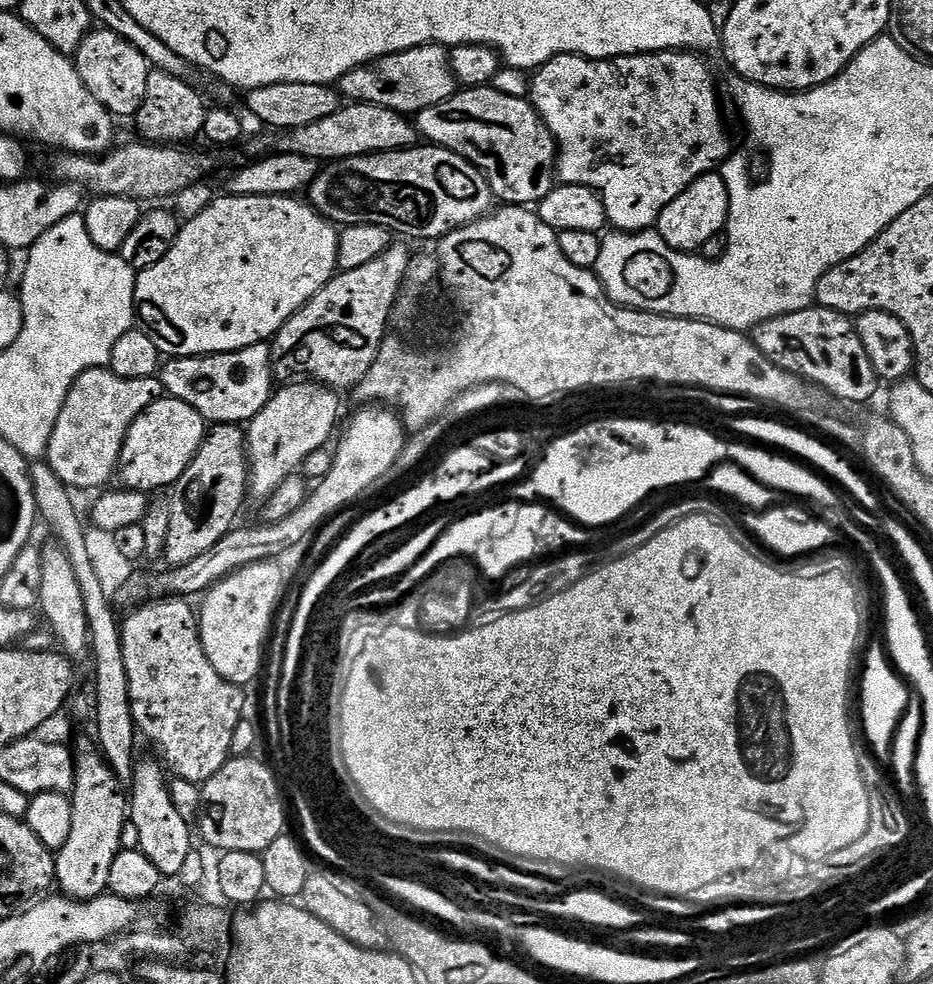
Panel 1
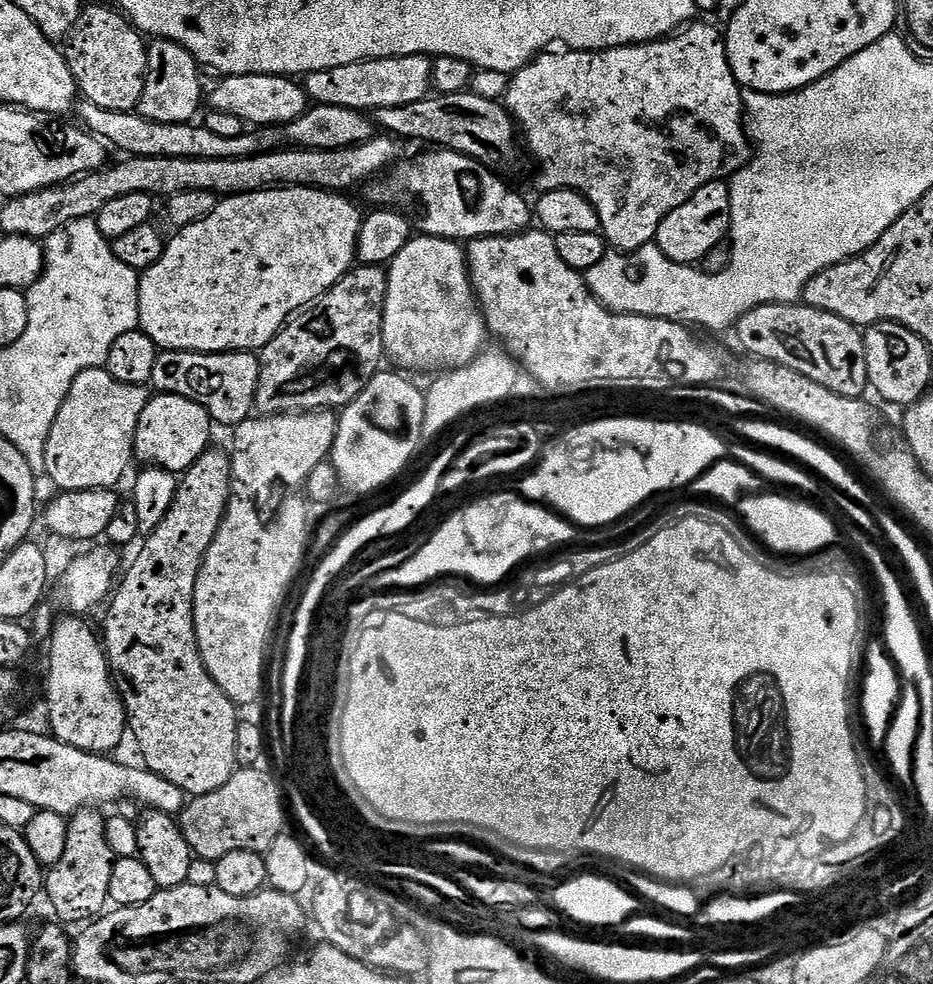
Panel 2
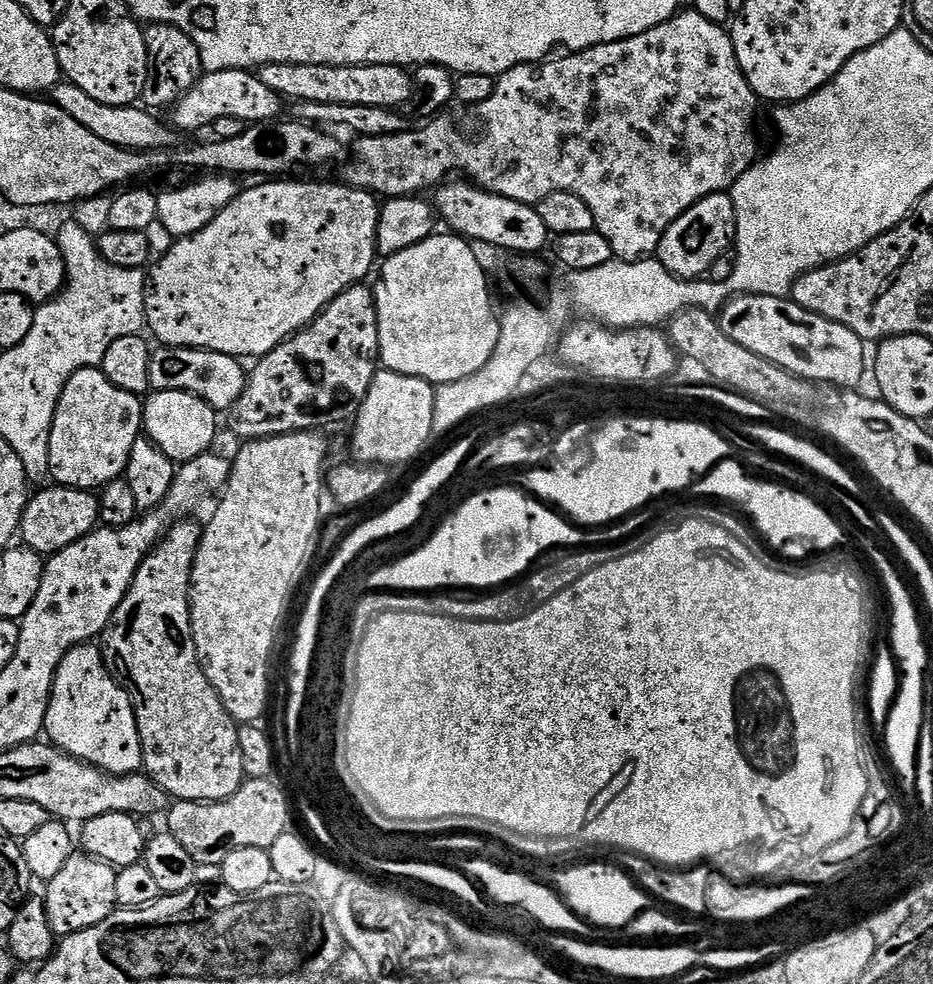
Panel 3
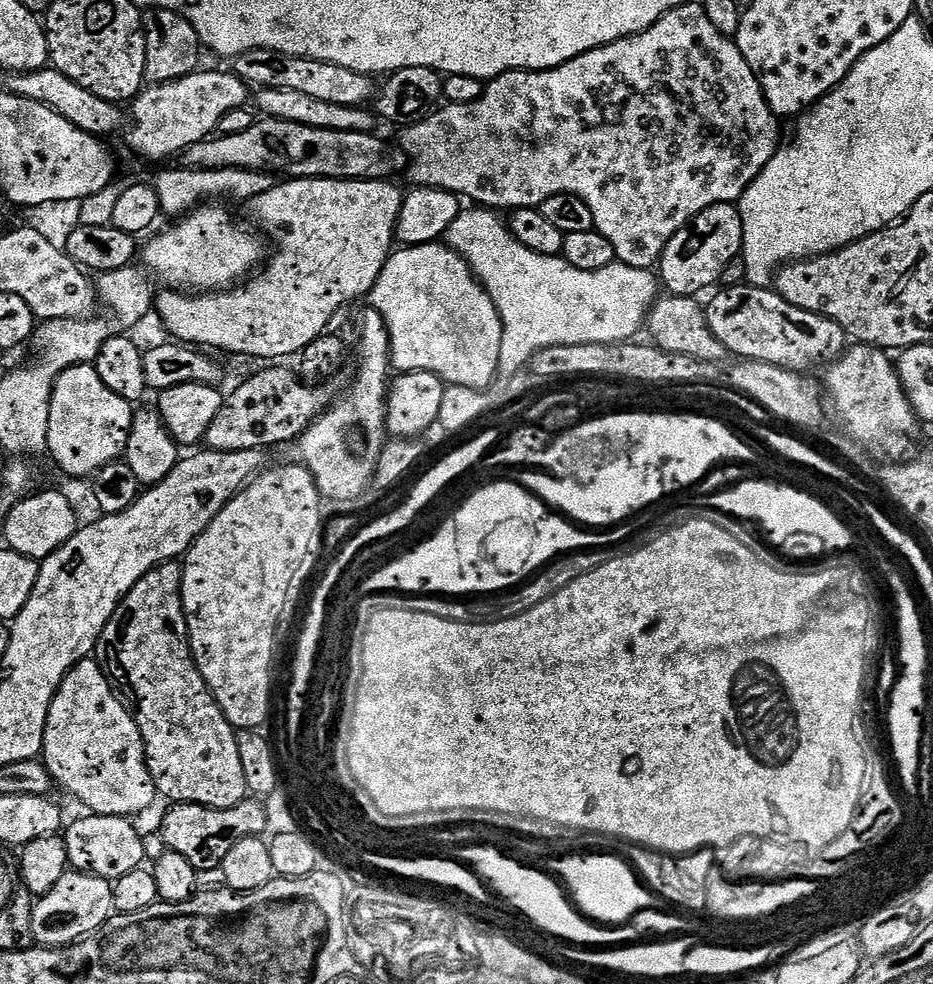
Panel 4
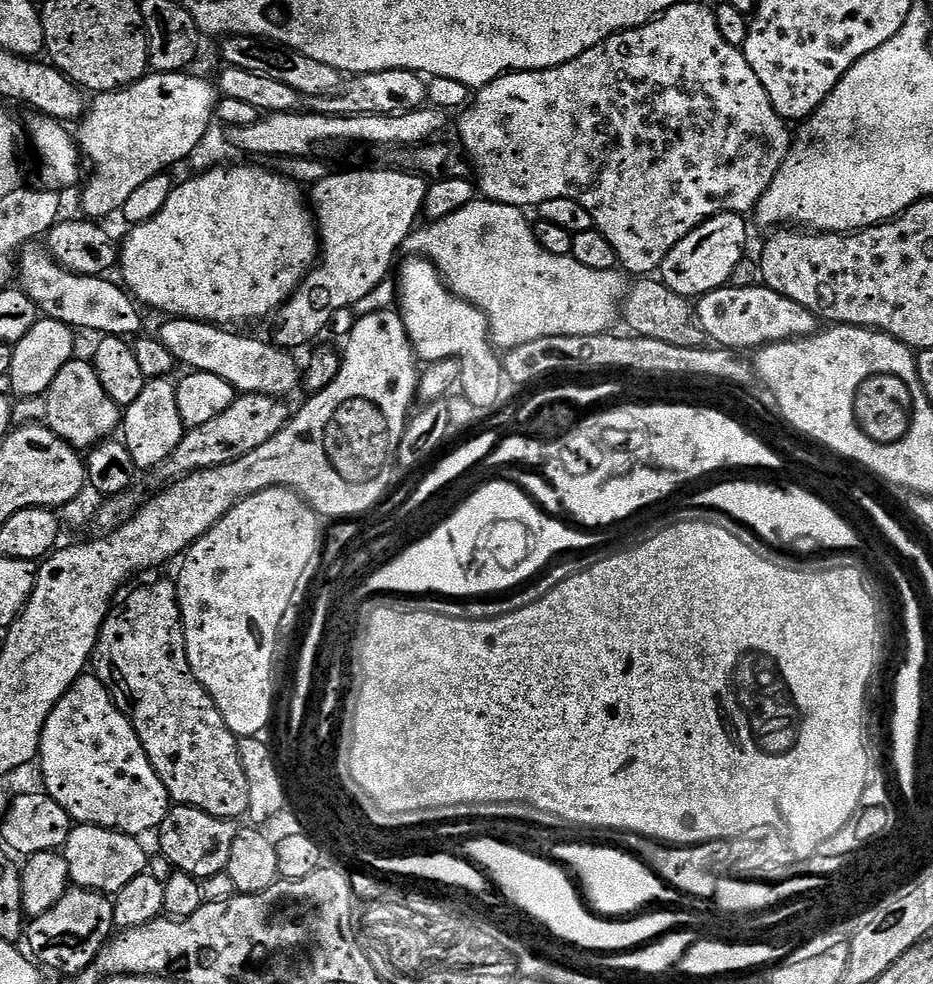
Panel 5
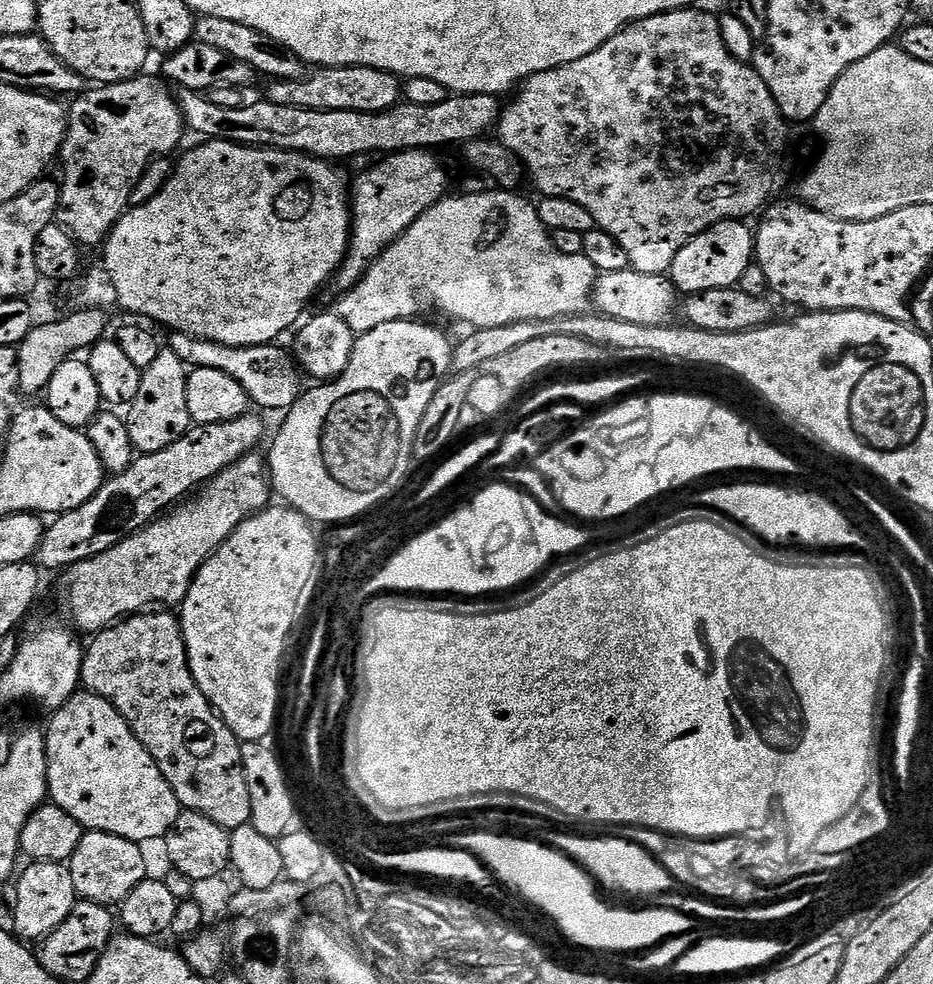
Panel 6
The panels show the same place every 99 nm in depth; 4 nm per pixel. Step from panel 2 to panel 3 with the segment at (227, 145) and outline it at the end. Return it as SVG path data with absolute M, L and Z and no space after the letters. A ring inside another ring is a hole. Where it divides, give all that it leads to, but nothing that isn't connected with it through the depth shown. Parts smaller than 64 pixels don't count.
M61 82L51 89L50 100L62 110L66 110L66 114L70 114L70 118L74 118L74 122L82 122L82 126L86 126L86 130L90 130L90 134L102 138L102 142L110 142L110 146L122 146L132 152L177 147L177 133L167 123L164 125L156 117L159 115L153 114L147 107L130 104L106 106L106 102L98 102L98 98L90 98L90 94L86 94L86 90L67 82Z

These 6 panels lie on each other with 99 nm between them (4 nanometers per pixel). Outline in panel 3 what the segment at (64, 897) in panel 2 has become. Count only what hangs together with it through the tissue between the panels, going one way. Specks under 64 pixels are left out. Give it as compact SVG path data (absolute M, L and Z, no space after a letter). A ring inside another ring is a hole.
M73 854L66 858L66 866L54 874L52 880L47 881L48 888L42 893L46 918L50 924L50 930L57 937L63 938L70 934L78 934L78 930L86 930L90 926L98 926L112 912L117 911L116 895L114 894L114 882L116 881L117 869L96 856L87 854Z

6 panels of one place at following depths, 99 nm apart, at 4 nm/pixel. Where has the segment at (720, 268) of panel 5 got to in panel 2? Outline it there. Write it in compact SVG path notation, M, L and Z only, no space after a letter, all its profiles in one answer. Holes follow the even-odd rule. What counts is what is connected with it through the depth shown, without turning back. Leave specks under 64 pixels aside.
M715 180L702 186L702 190L698 190L661 222L654 243L675 264L696 266L706 254L710 254L710 250L724 242L731 231L730 187L725 181Z

